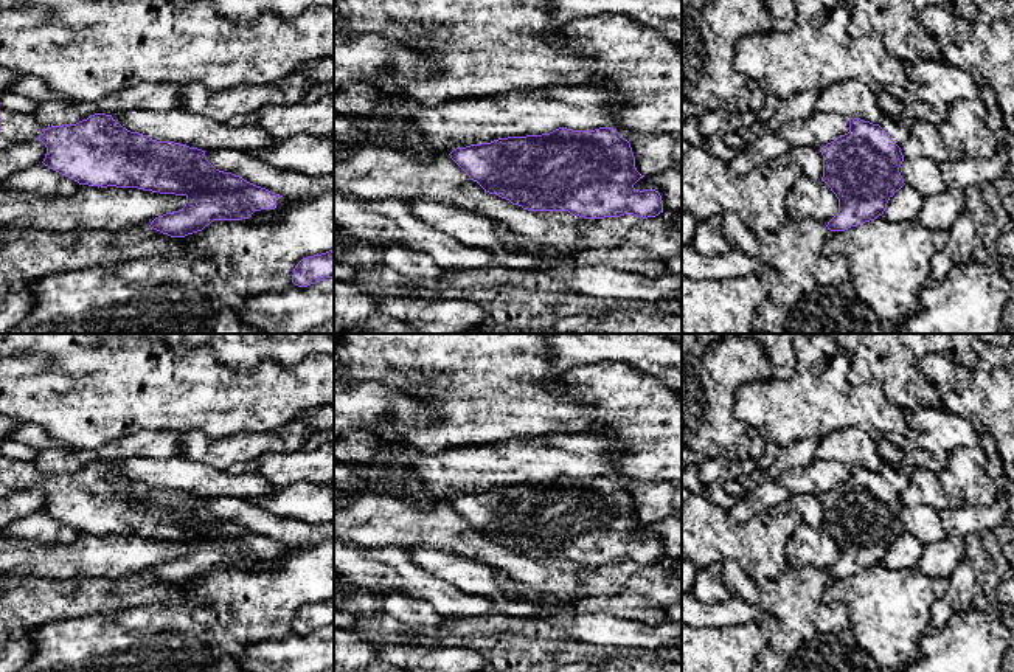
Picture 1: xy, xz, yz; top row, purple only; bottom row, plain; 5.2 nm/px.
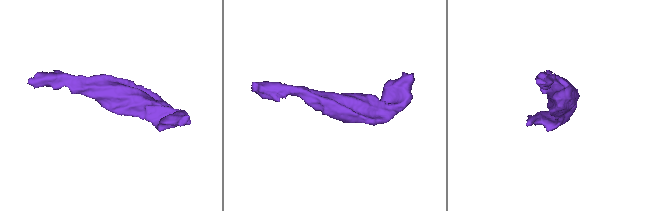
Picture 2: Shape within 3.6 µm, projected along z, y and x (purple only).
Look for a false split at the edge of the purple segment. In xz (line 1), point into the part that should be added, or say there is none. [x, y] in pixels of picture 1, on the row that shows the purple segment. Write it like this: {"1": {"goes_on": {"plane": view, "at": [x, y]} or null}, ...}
{"1": {"goes_on": null}}

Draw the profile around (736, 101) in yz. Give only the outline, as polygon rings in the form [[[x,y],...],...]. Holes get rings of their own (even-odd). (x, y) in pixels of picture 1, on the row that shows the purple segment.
[[[708,0],[699,11],[682,8],[682,118],[705,107],[742,115],[748,109],[748,78],[734,68],[734,47],[745,36],[773,28],[762,0]]]

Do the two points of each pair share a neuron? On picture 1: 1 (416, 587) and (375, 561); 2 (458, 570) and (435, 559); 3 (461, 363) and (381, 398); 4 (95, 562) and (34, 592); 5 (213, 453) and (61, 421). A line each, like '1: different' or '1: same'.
1: same
2: same
3: different
4: different
5: different

